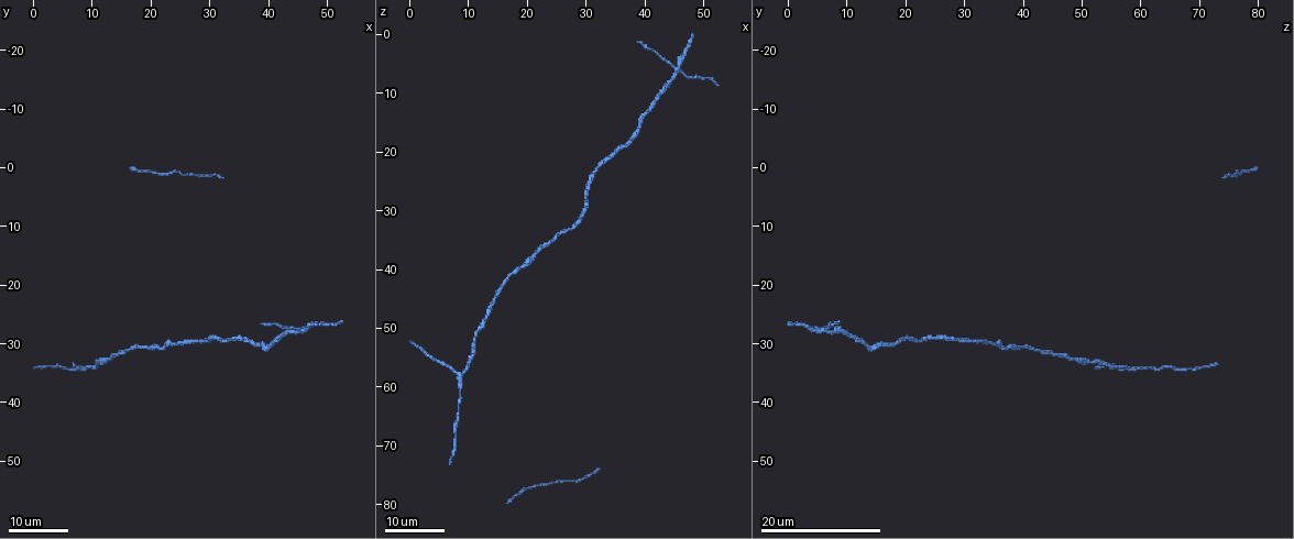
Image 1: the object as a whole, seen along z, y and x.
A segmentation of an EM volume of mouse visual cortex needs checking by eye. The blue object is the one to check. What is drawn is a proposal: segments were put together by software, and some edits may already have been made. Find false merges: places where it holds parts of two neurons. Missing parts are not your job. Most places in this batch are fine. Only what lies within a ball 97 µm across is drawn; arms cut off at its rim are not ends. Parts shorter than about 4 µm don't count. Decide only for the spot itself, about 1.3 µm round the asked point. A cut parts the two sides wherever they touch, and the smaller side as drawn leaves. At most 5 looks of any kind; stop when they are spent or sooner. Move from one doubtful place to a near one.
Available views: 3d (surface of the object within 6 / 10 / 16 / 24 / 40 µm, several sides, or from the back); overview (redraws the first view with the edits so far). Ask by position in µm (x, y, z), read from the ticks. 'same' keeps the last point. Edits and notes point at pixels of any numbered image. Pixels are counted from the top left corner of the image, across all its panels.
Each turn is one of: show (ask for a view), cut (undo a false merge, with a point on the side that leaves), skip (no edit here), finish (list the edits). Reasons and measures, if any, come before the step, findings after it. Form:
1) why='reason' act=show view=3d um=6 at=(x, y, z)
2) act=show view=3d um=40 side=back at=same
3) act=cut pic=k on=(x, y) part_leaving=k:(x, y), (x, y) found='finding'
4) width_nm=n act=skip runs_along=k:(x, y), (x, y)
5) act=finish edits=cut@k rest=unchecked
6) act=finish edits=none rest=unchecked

why='thick turns thin' act=show view=3d um=16 at=(27.0, 1.5, 75.5)

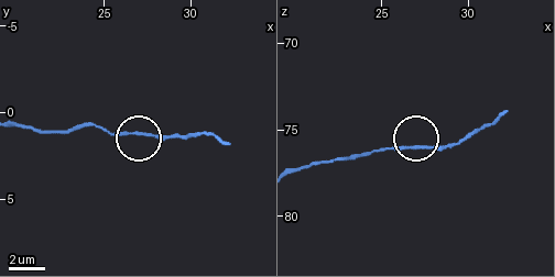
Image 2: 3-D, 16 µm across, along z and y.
why='zoom in' act=show view=3d um=10 at=(27.1, 1.3, 75.9)

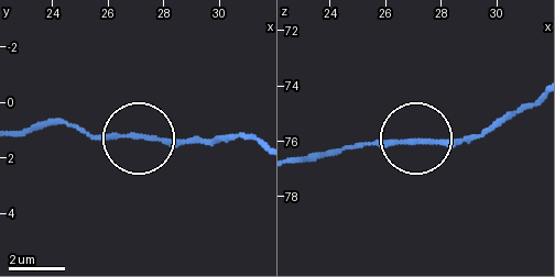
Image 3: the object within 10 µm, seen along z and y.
act=show view=3d um=10 side=back at=(27.0, 1.2, 76.0)

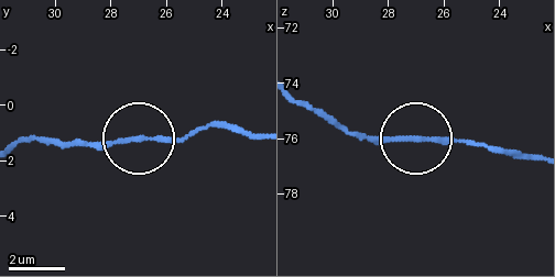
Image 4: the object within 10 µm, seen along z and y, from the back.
act=skip found='one neuron here'

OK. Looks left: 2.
act=show view=3d um=16 at=(10.5, 33.5, 53.0)

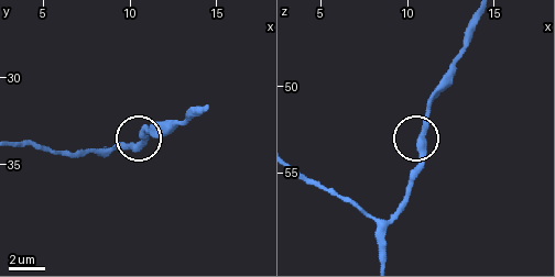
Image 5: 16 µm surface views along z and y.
why='zoom in' act=show view=3d um=6 at=(10.9, 33.2, 53.3)

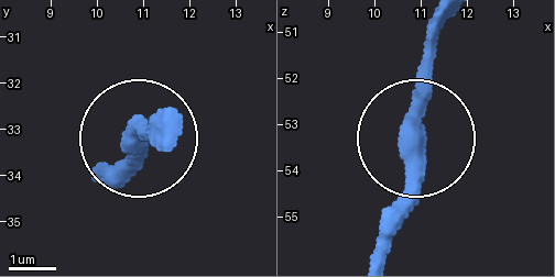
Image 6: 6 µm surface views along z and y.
act=skip runs_along=6:(415, 128), (435, 18) found='all the same neuron'

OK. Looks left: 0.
act=finish edits=none rest=unchecked

